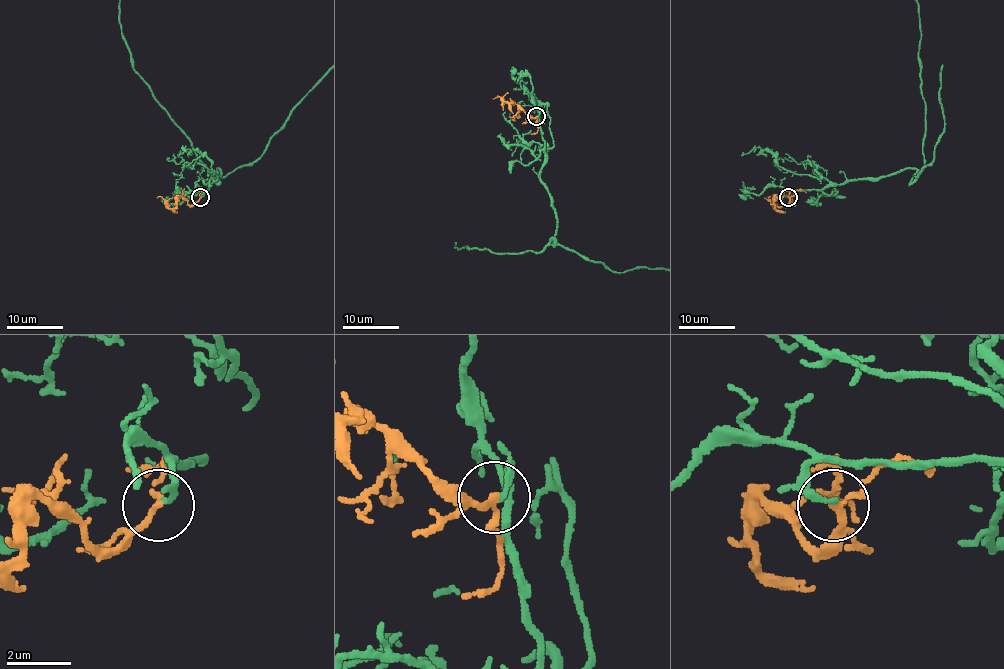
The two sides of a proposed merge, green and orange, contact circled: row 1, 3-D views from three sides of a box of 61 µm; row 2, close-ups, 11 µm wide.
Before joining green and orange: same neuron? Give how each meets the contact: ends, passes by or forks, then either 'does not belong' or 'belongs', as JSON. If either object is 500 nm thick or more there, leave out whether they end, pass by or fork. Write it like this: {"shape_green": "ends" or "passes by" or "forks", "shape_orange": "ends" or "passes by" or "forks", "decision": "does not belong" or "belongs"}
{"shape_green": "ends", "shape_orange": "passes by", "decision": "belongs"}

